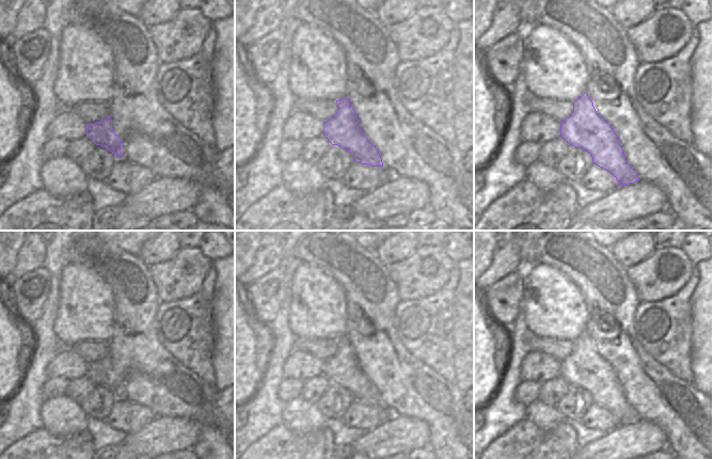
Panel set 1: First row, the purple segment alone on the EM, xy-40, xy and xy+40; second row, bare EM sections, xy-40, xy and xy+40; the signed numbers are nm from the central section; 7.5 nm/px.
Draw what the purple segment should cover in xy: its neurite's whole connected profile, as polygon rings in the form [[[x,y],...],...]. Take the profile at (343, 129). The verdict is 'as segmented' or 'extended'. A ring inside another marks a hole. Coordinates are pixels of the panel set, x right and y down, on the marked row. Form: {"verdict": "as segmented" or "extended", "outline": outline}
{"verdict": "as segmented", "outline": [[[347,98],[336,100],[336,114],[323,122],[323,137],[332,144],[346,149],[361,164],[383,167],[375,145],[360,128],[355,111]]]}

